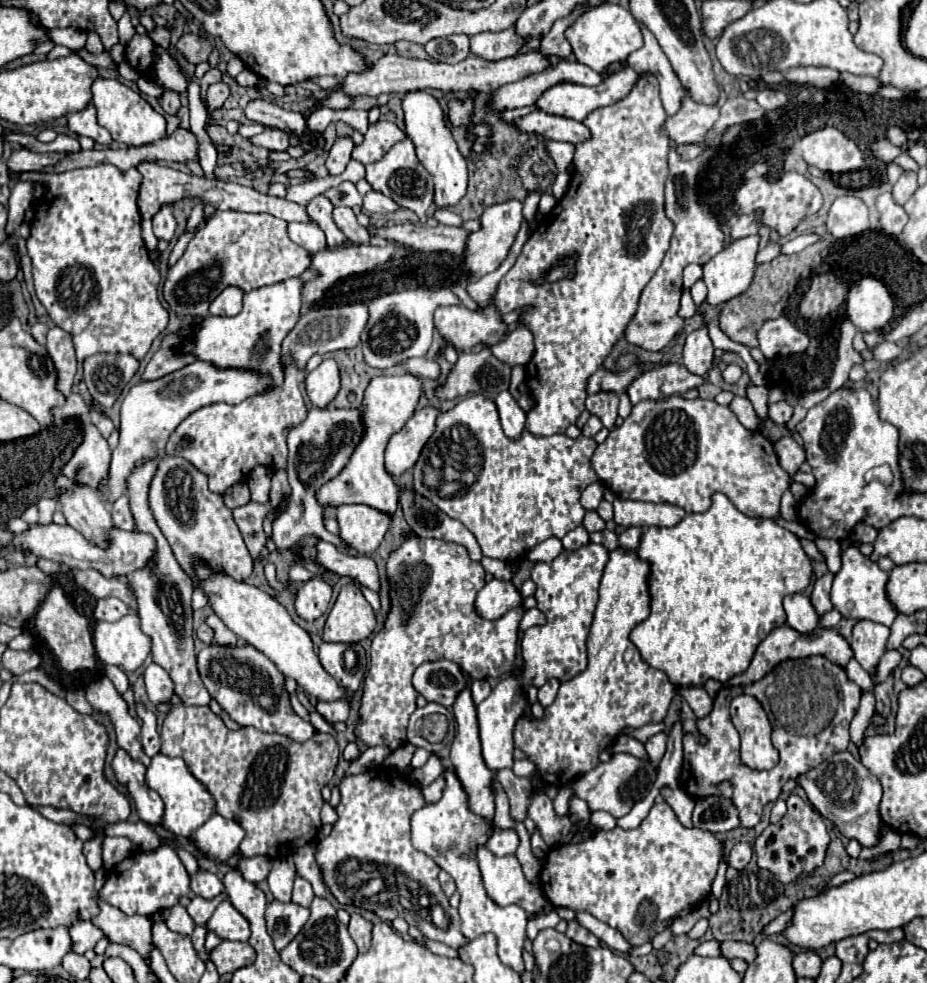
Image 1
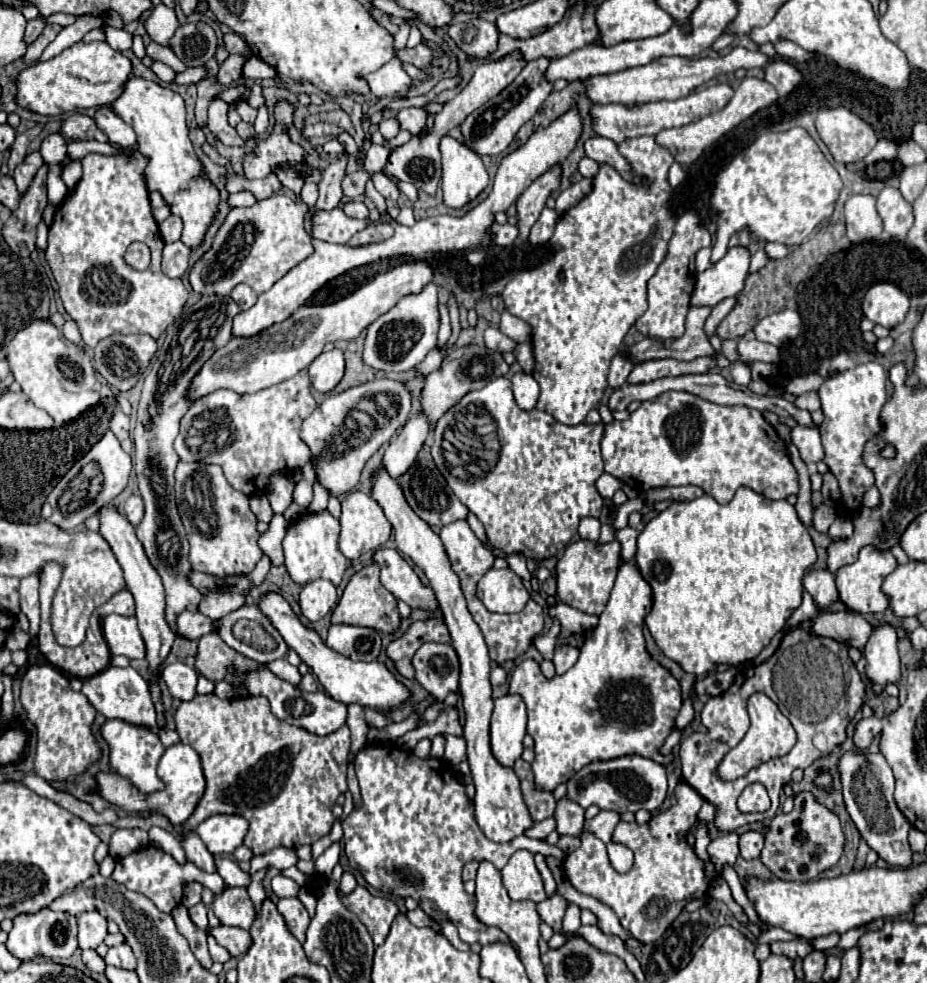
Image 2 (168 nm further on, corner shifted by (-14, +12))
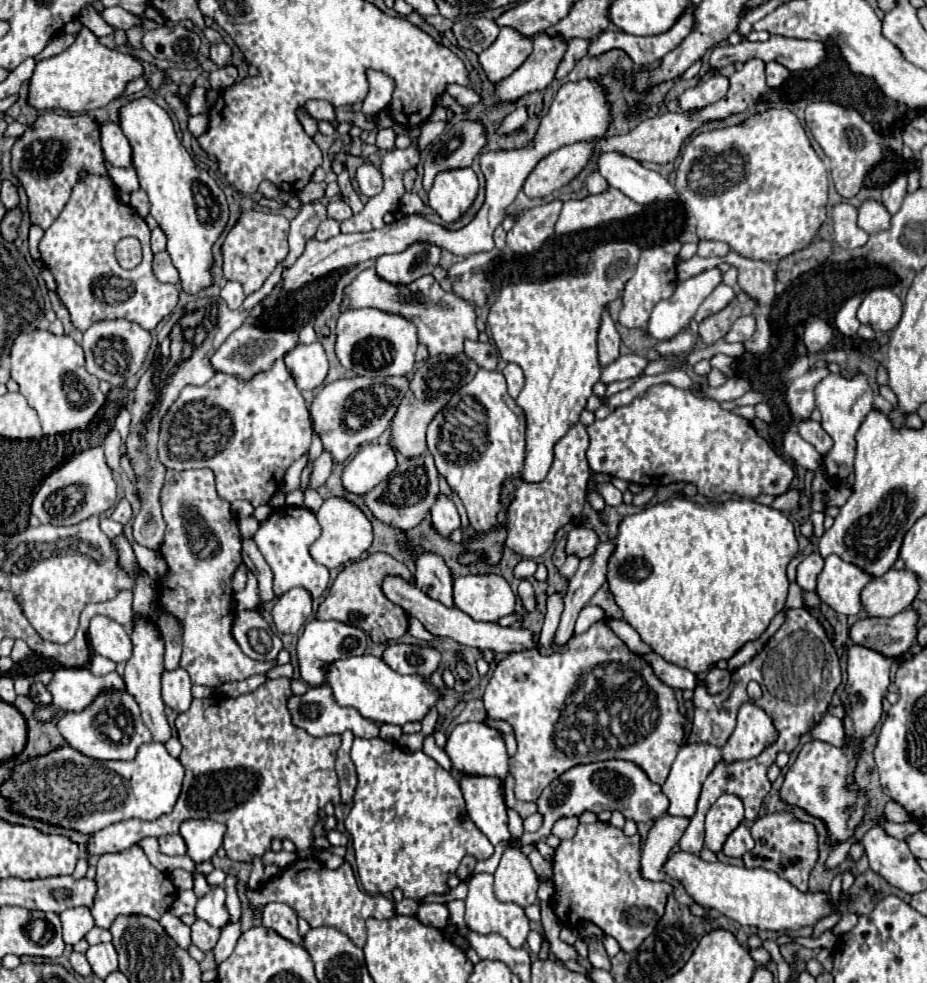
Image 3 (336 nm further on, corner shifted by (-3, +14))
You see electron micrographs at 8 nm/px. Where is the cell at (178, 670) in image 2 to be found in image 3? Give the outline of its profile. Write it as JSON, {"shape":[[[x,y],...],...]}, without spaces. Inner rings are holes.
{"shape":[[[184,669],[164,671],[164,675],[162,675],[162,697],[164,697],[164,703],[172,711],[184,713],[190,709],[190,703],[192,703],[190,689],[192,689],[192,681]]]}

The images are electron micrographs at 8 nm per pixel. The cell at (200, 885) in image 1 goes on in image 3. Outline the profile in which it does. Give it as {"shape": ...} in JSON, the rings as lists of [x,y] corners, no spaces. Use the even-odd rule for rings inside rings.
{"shape":[[[166,835],[166,837],[158,837],[158,845],[160,845],[160,853],[164,855],[184,855],[184,839],[180,835]]]}

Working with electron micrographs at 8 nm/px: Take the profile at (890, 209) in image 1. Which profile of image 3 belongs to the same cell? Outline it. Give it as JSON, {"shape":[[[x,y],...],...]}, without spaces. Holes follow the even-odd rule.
{"shape":[[[866,201],[858,211],[858,227],[864,229],[868,235],[888,229],[890,213],[884,209],[880,201]]]}

